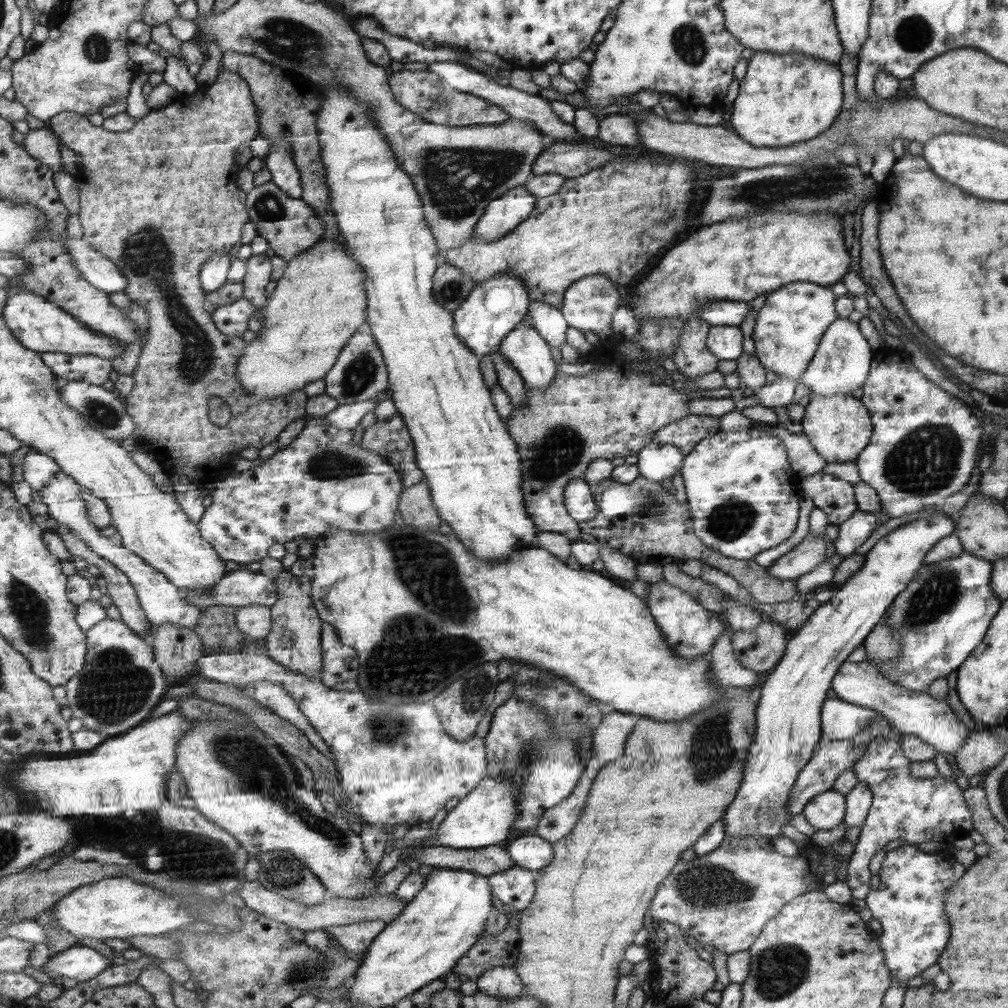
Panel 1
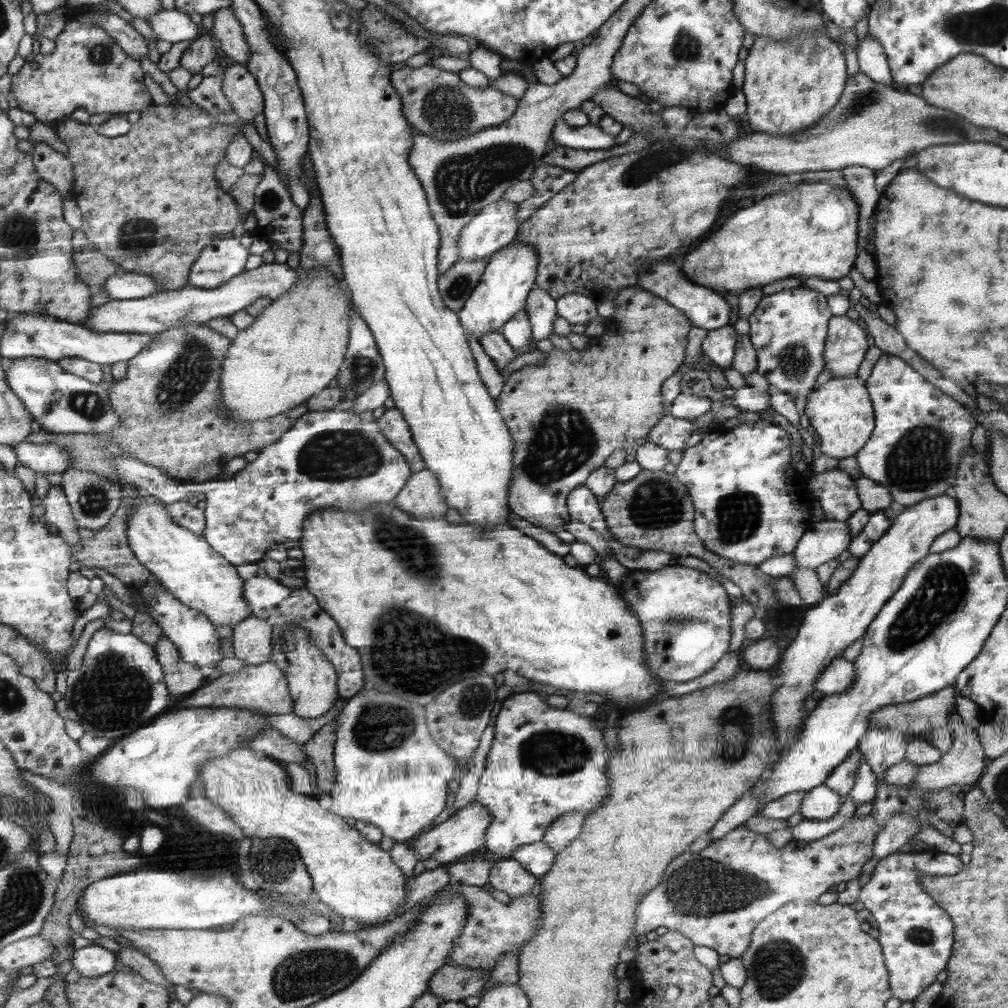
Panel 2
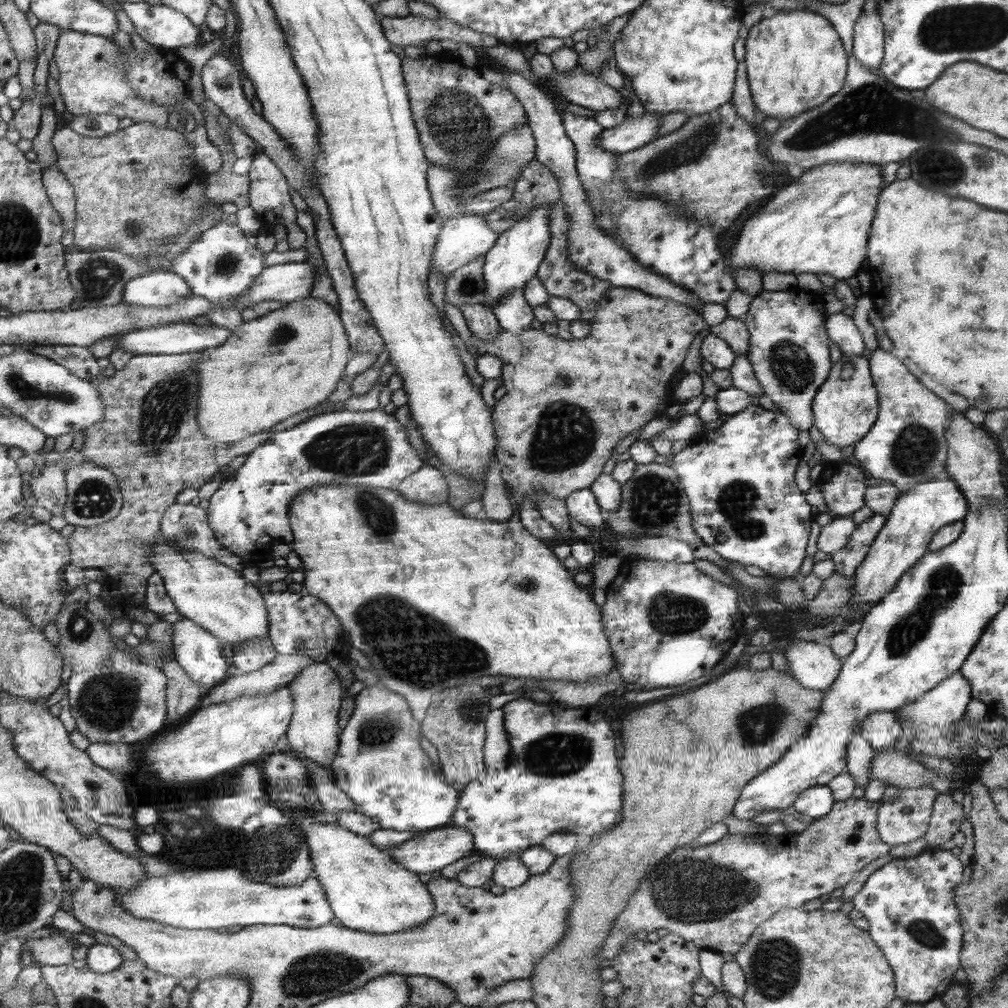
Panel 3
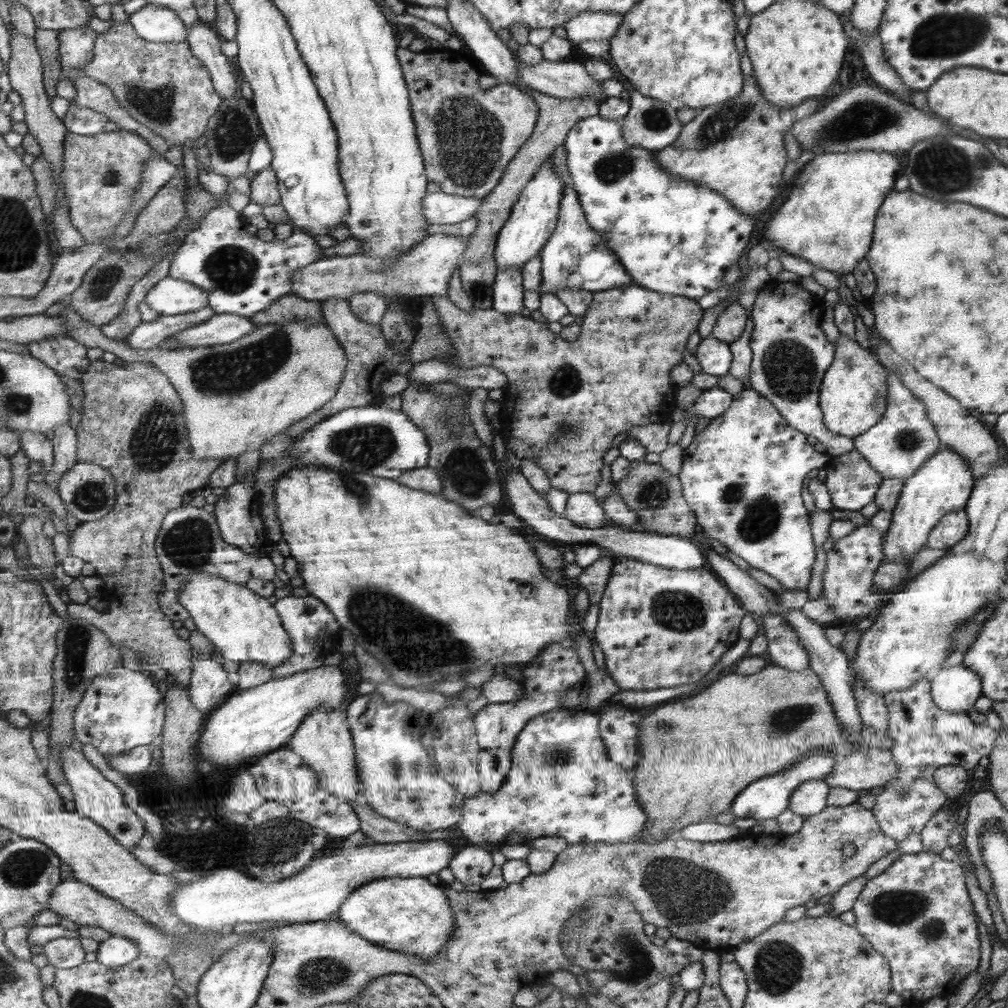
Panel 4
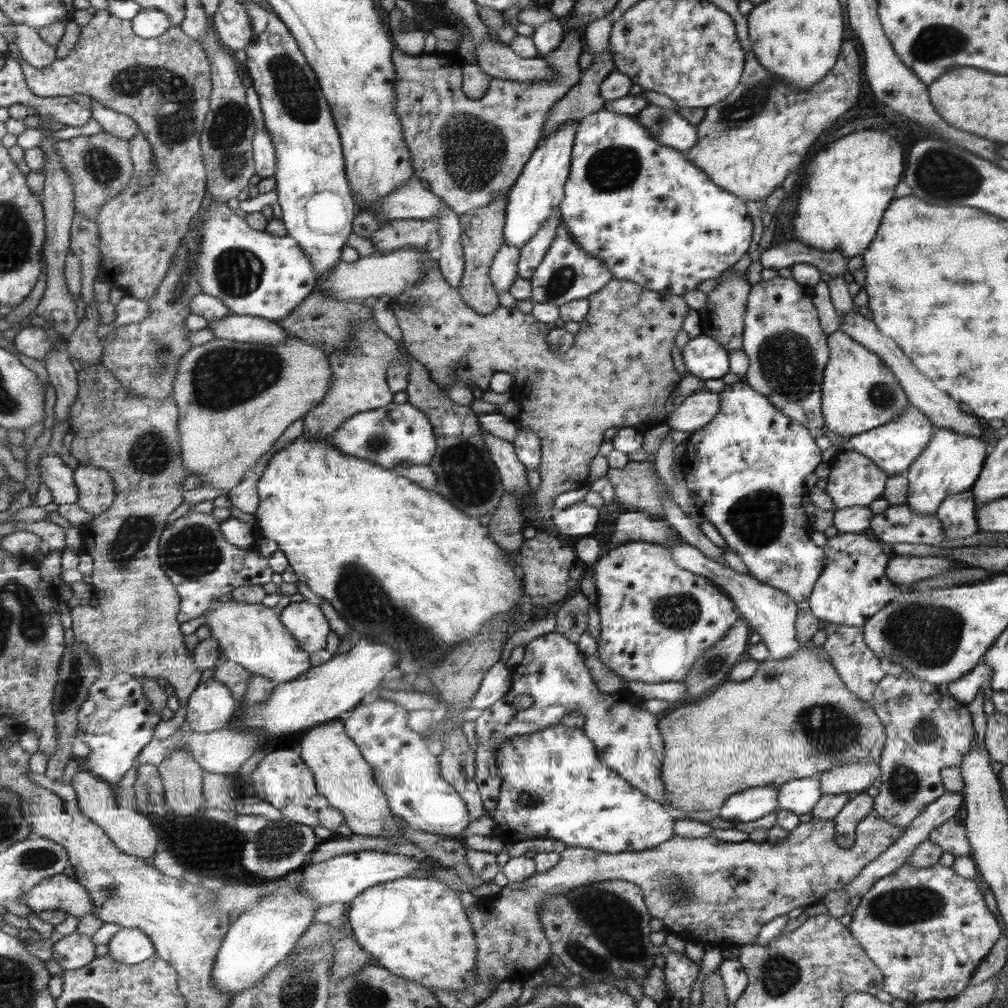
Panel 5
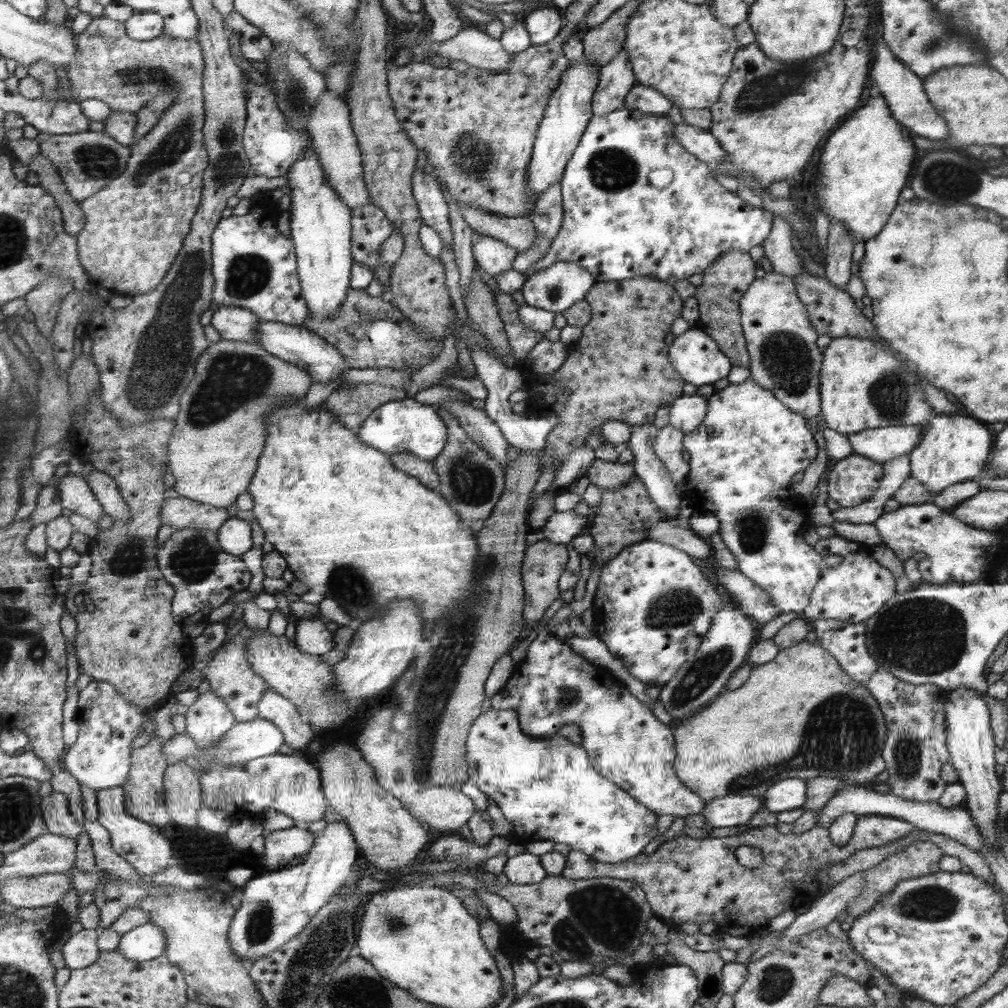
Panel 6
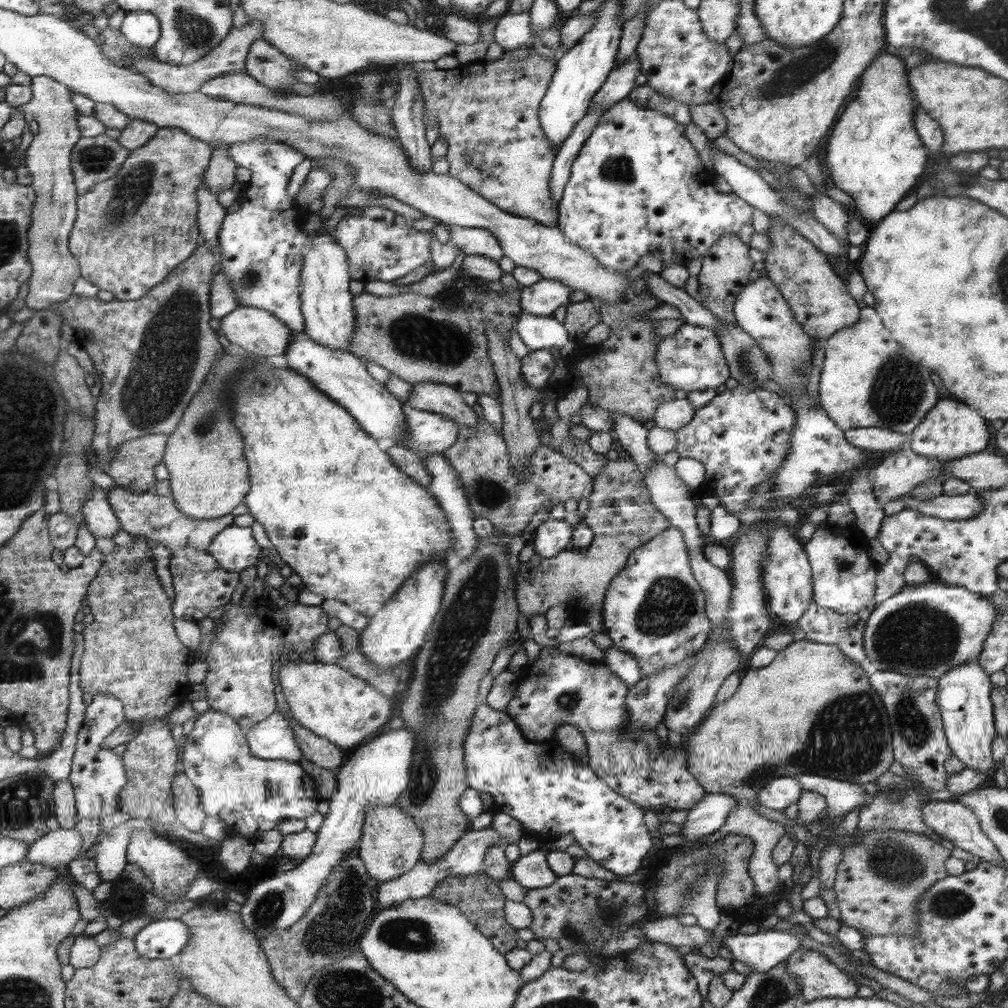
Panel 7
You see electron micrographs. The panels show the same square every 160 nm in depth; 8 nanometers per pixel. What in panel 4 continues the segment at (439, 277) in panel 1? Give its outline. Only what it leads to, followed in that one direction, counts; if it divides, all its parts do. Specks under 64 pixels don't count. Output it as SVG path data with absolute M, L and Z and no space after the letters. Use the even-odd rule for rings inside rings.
M530 90L528 95L531 96L538 109L538 118L532 134L520 146L520 150L516 152L511 162L505 167L500 182L482 198L482 205L472 216L478 222L476 231L474 234L468 235L466 252L458 267L459 282L463 292L469 297L469 300L472 300L474 308L483 310L492 308L492 286L497 273L495 263L496 236L505 220L508 219L517 199L520 198L525 185L535 177L537 168L540 168L548 160L553 149L564 141L565 135L575 126L576 122L589 116L596 116L600 110L599 101L595 99L595 96L585 96L585 99L564 100L545 96L536 90Z

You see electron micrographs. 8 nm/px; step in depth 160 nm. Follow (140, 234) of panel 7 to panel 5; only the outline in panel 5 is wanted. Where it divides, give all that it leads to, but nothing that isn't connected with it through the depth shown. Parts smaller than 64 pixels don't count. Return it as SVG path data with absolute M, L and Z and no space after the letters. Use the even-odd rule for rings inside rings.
M108 10L97 11L91 21L82 27L81 41L75 51L65 59L57 59L49 68L31 67L22 57L18 57L21 70L25 74L29 91L37 97L51 98L88 94L99 100L103 106L136 120L146 140L152 144L159 175L151 187L141 187L139 181L131 181L117 198L110 200L101 209L99 224L102 243L101 268L106 272L105 282L118 288L125 295L138 300L149 301L168 274L169 262L181 246L181 238L187 235L193 216L201 210L203 196L208 190L208 173L202 152L204 124L211 108L214 89L213 68L208 54L199 41L185 34L180 25L173 25L169 32L155 39L137 36L132 20L113 16Z

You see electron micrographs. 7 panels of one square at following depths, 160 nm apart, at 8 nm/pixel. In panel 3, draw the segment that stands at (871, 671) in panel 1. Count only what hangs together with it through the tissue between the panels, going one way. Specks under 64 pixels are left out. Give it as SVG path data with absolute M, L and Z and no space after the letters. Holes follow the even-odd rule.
M789 643L782 654L794 680L809 690L824 692L840 674L842 661L833 655L827 643Z

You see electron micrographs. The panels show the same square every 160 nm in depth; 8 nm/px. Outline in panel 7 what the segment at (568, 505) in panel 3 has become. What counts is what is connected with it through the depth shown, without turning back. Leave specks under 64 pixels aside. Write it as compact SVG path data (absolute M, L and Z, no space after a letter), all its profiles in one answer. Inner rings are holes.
M547 518L535 528L533 536L533 552L539 558L553 558L557 553L564 551L565 546L572 540L574 526L564 520Z

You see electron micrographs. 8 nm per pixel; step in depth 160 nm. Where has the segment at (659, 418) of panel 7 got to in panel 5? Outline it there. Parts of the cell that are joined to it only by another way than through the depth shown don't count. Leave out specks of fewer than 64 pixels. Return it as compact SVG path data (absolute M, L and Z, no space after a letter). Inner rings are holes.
M701 388L686 397L677 408L670 412L664 424L670 430L691 434L705 426L717 414L719 405L718 393Z

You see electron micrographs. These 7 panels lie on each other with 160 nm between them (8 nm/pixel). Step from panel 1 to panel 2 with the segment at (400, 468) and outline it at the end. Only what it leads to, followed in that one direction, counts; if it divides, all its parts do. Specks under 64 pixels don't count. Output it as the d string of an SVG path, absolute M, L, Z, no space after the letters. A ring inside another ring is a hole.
M396 407L387 409L377 421L380 431L403 454L411 471L419 472L425 469L425 463L412 441L408 424L401 410Z

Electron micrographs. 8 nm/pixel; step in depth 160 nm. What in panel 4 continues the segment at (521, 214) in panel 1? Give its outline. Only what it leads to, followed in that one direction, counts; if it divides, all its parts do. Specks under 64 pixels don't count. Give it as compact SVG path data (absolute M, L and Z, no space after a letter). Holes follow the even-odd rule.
M445 233L430 234L414 244L405 254L397 258L369 258L362 253L353 256L321 258L313 264L294 270L292 292L303 300L323 302L331 297L350 299L355 291L378 292L383 298L416 299L422 296L447 297L450 276L460 266L466 252L467 237L451 236Z

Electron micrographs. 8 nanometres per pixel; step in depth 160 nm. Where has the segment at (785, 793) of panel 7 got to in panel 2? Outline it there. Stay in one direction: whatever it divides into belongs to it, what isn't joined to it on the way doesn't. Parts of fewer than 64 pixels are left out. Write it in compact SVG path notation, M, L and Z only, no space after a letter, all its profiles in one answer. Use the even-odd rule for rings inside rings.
M824 784L810 788L801 801L799 814L803 819L821 821L831 818L843 802L836 792Z

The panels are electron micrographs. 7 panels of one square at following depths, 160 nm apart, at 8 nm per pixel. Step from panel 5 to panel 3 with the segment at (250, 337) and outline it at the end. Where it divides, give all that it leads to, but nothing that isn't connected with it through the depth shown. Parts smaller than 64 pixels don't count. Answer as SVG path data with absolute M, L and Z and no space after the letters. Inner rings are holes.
M167 324L156 326L155 328L129 330L120 336L114 344L114 349L126 348L134 356L139 355L172 355L185 354L190 352L205 351L208 348L221 346L227 342L233 330L213 325L194 325L194 324Z

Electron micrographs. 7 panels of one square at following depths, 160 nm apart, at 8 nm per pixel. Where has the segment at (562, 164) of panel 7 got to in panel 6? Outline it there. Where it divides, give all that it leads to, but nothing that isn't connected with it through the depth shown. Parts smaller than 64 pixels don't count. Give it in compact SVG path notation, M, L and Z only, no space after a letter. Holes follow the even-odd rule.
M623 48L609 64L599 69L599 83L592 96L592 116L603 116L625 107L626 94L631 90L634 75ZM561 181L551 185L536 199L532 206L530 221L533 223L536 237L534 243L520 253L516 253L512 268L515 272L528 272L536 262L542 260L557 236L562 223Z

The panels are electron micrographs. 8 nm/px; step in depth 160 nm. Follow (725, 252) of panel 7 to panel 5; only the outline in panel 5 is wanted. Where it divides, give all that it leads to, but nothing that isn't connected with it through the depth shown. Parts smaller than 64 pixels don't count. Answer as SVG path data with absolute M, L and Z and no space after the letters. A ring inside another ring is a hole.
M725 270L717 278L717 286L706 294L706 306L701 310L701 334L712 337L728 351L742 348L742 332L744 315L750 286L743 272L727 272Z

